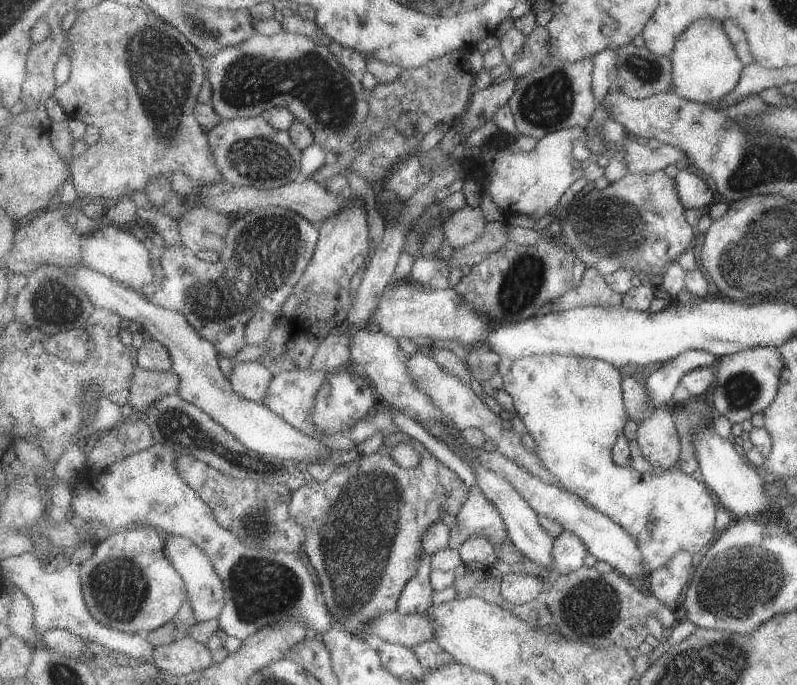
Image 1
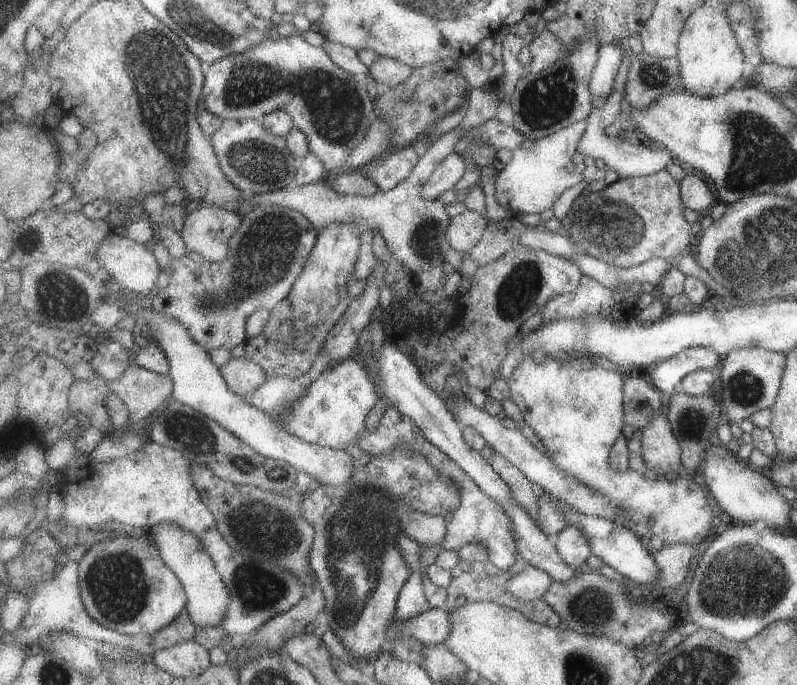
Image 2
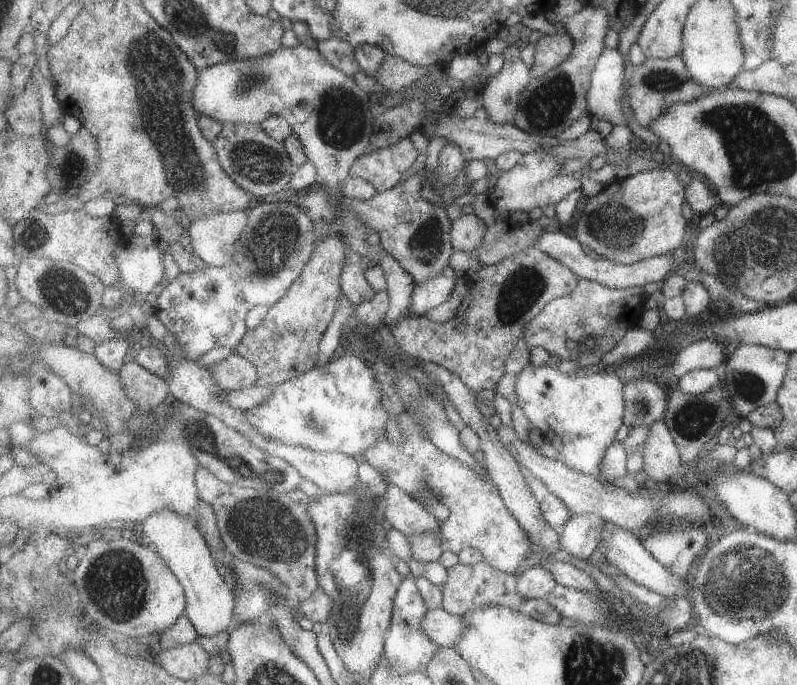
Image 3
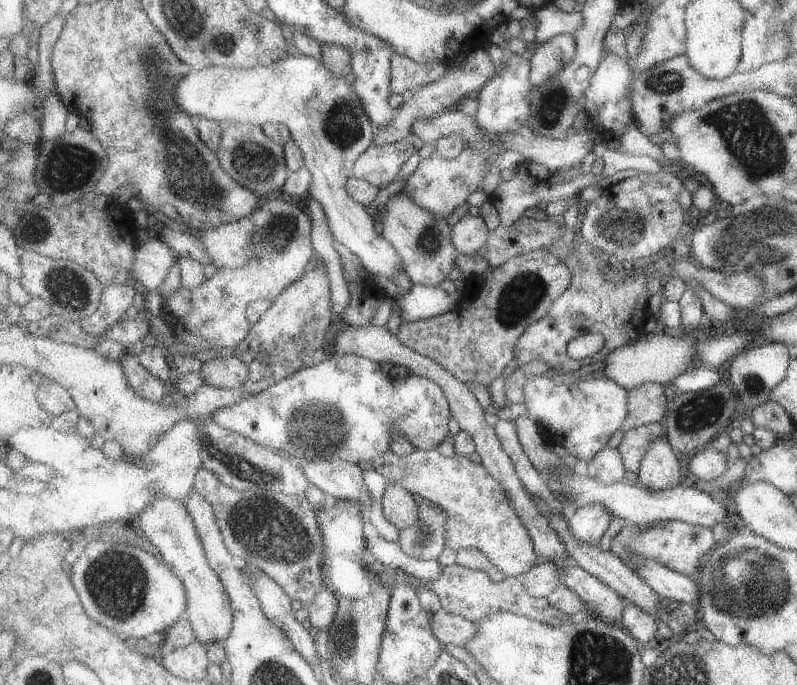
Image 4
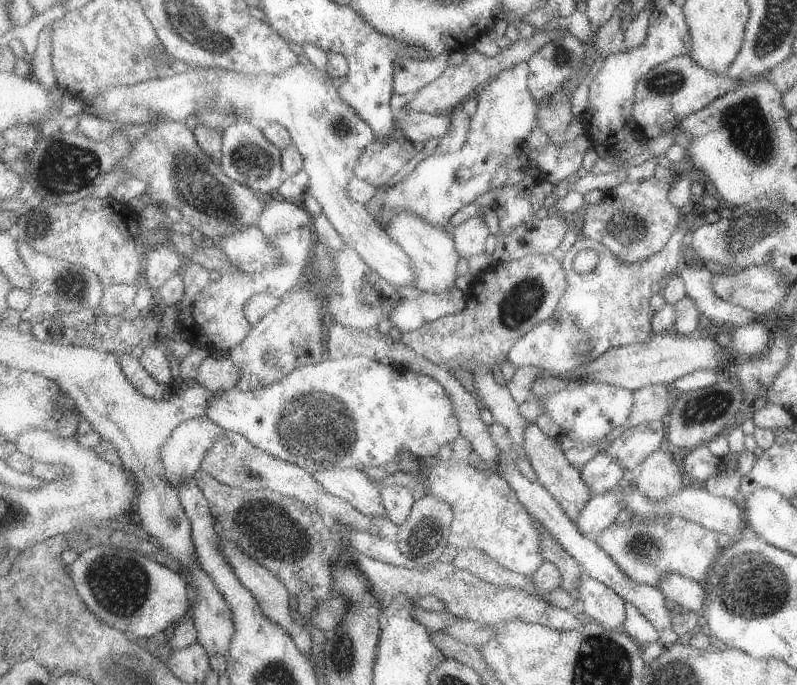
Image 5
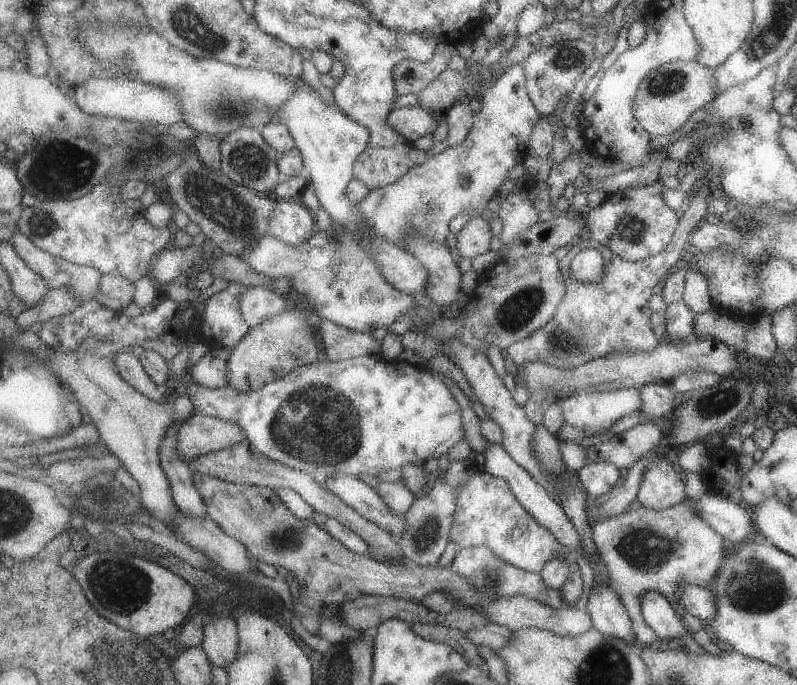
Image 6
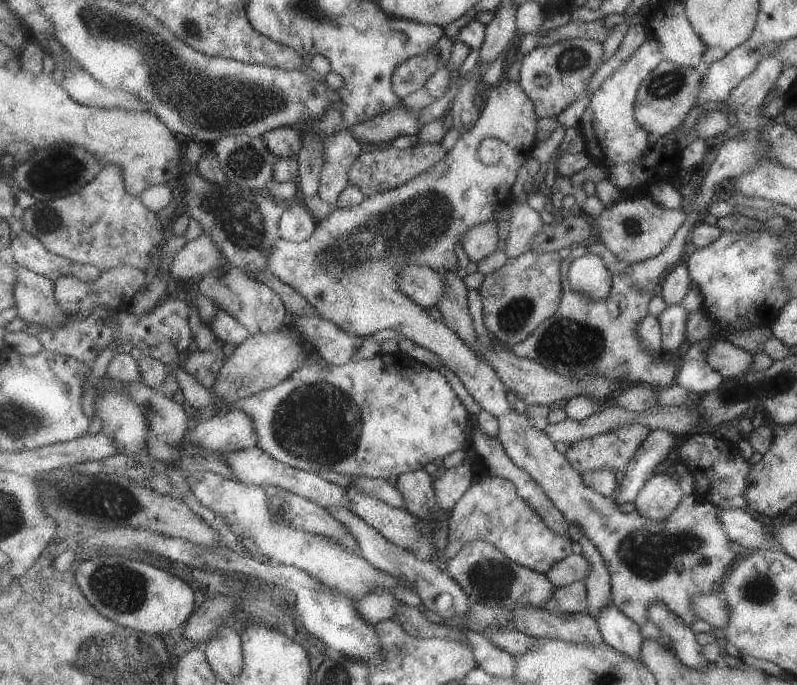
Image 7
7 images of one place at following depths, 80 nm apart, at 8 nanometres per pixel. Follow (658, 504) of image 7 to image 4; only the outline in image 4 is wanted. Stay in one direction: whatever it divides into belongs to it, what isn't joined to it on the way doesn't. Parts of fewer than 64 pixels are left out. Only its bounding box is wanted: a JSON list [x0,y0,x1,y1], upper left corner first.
[637,435,681,491]

